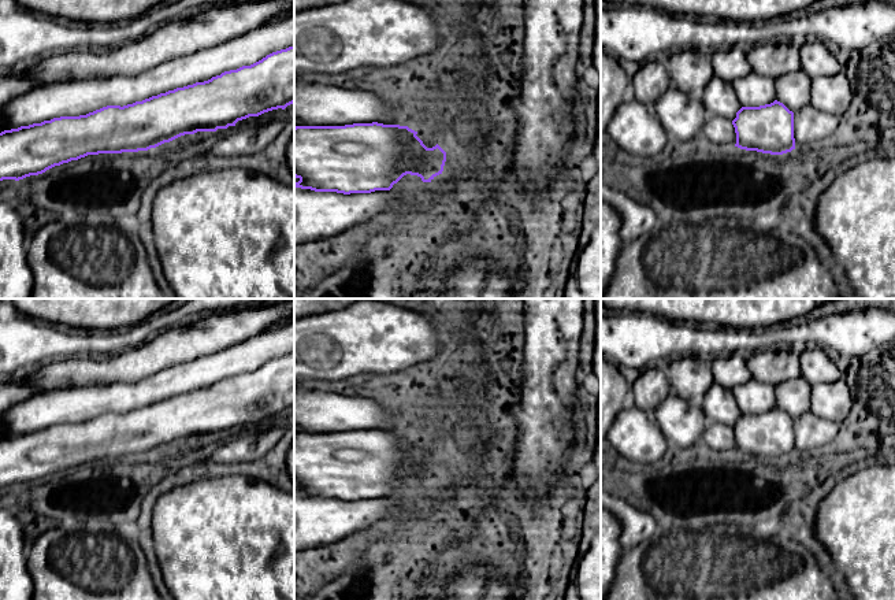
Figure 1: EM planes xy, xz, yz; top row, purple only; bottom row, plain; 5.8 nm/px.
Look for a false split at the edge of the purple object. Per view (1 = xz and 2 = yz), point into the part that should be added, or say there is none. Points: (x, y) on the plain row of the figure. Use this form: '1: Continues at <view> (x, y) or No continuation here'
1: No continuation here
2: No continuation here

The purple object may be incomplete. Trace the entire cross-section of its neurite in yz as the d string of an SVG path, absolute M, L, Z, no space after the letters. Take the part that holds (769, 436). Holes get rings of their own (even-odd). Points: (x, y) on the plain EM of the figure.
M775 407L760 414L742 414L732 427L735 453L770 462L795 456L794 419Z

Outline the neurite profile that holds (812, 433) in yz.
M812 411L794 421L795 456L818 453L839 433L839 423L824 419Z

